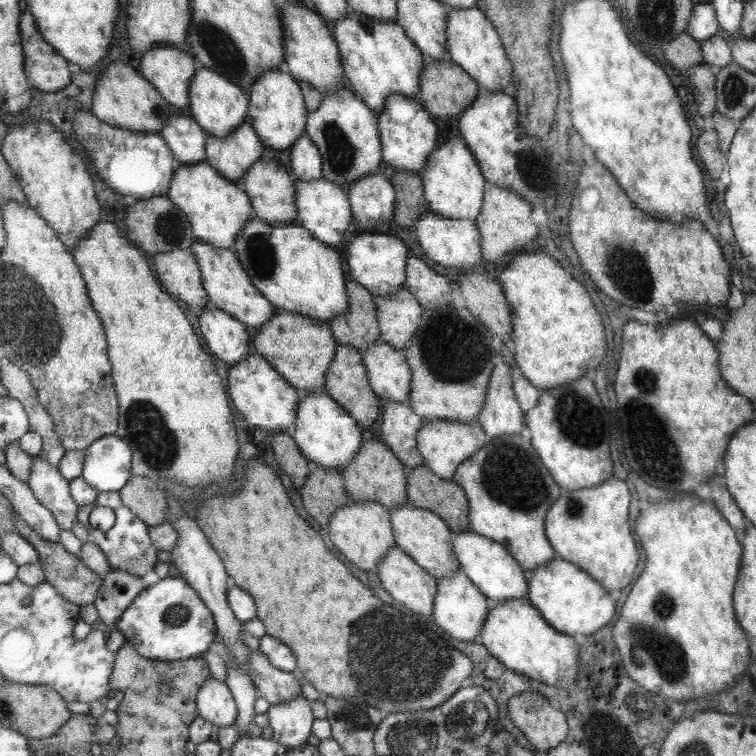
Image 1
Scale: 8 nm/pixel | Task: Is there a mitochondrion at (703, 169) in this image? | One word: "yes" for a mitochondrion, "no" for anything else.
no

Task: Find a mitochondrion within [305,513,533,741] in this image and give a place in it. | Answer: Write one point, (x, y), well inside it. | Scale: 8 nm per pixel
(392, 671)

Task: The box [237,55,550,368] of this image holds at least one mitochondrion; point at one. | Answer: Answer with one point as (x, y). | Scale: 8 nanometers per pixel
(339, 149)

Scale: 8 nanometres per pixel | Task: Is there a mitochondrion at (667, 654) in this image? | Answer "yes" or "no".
yes

